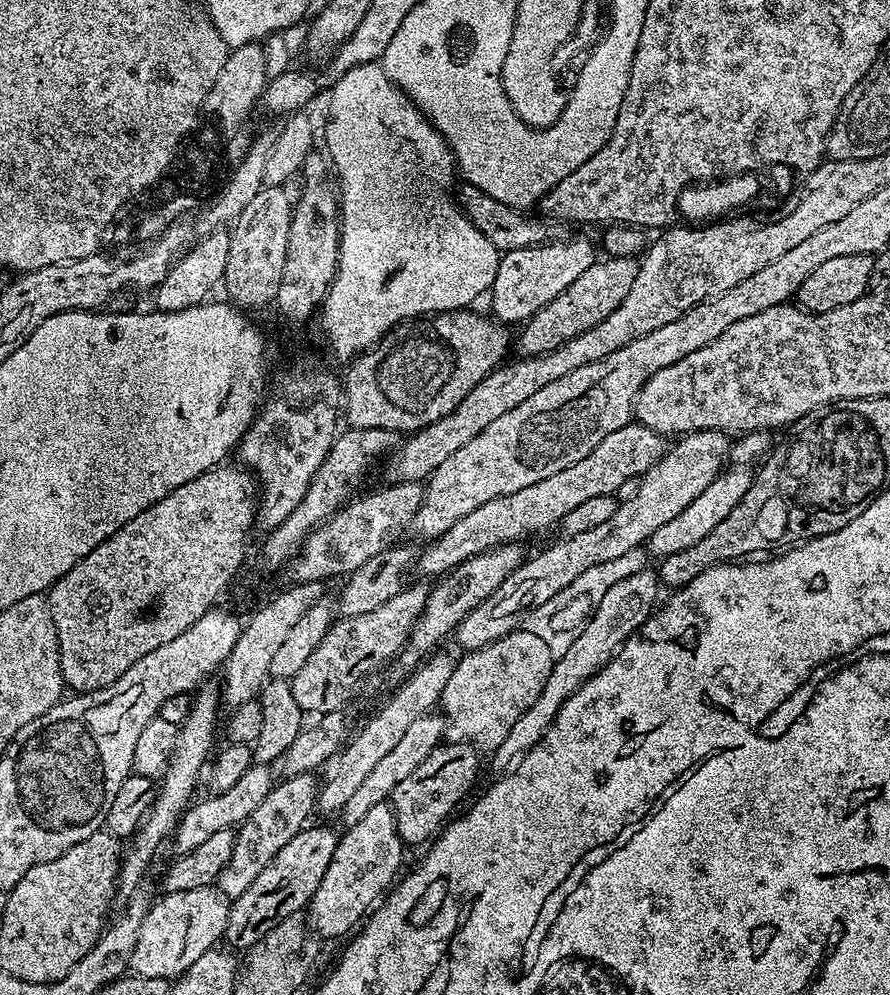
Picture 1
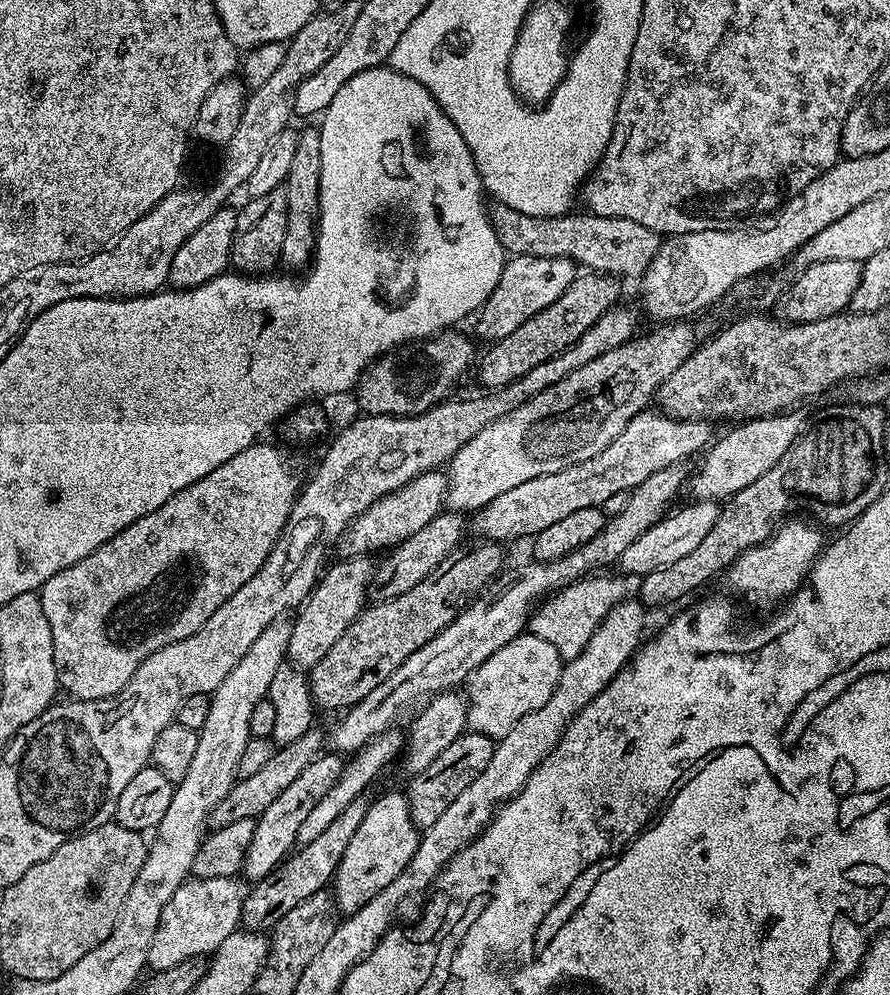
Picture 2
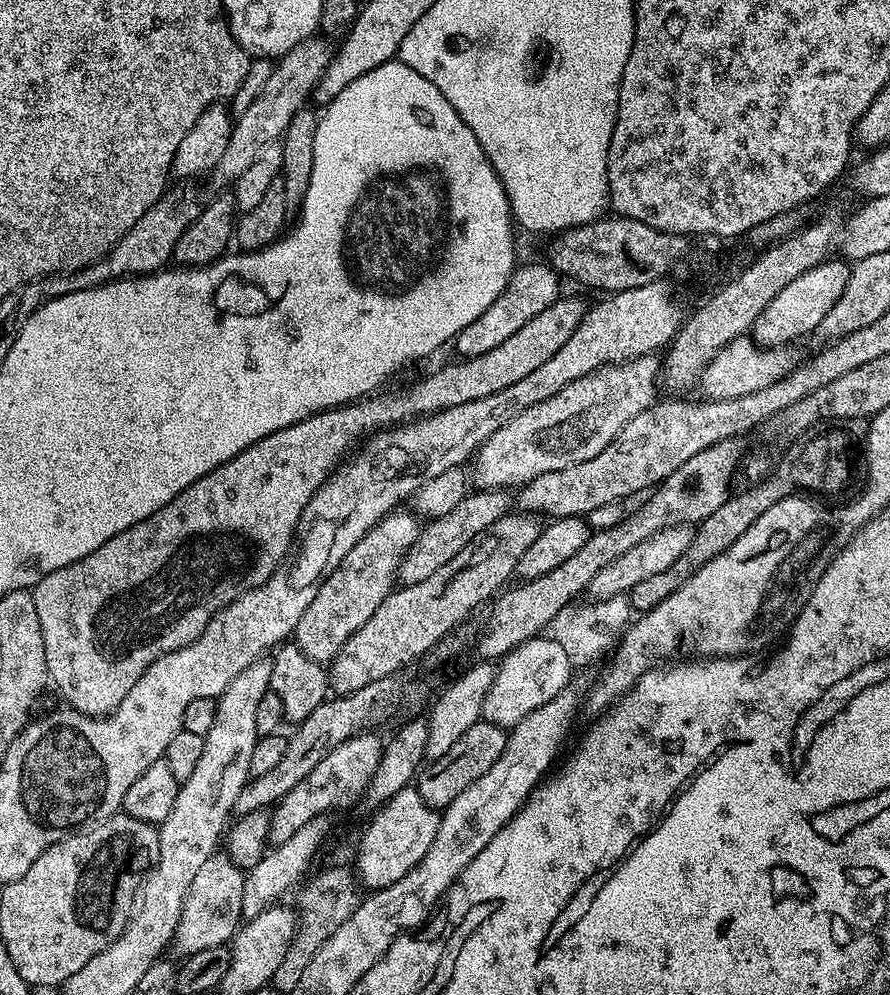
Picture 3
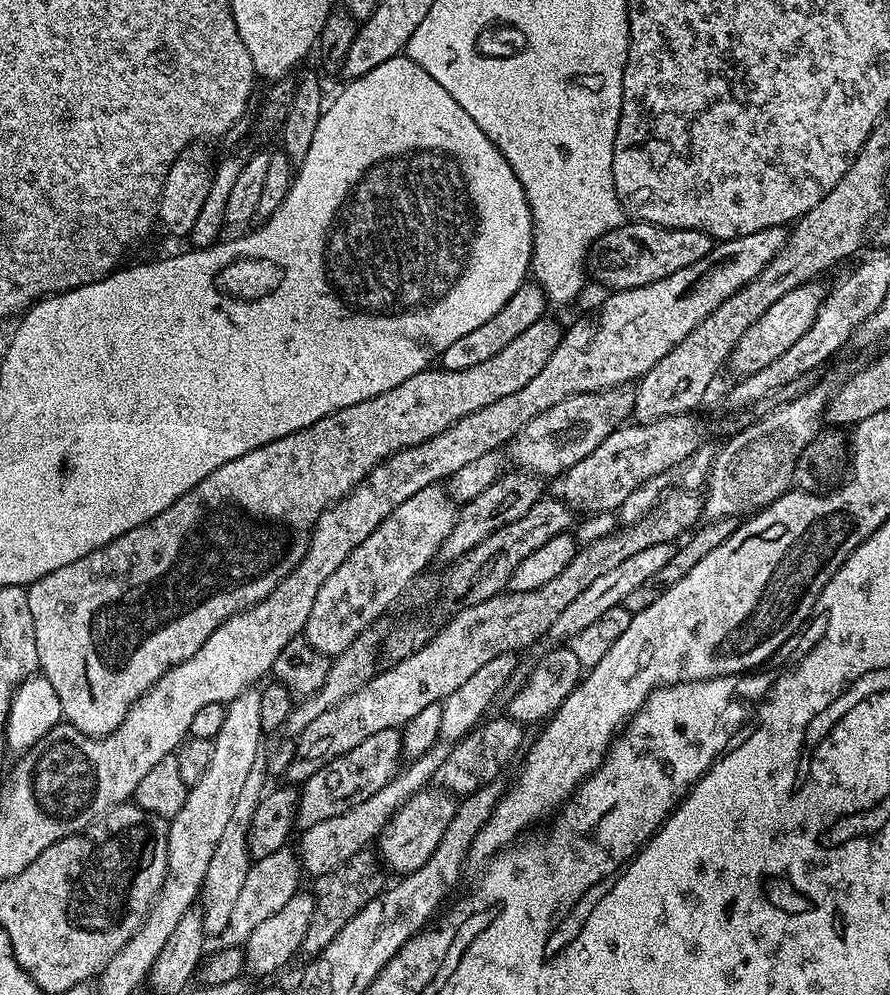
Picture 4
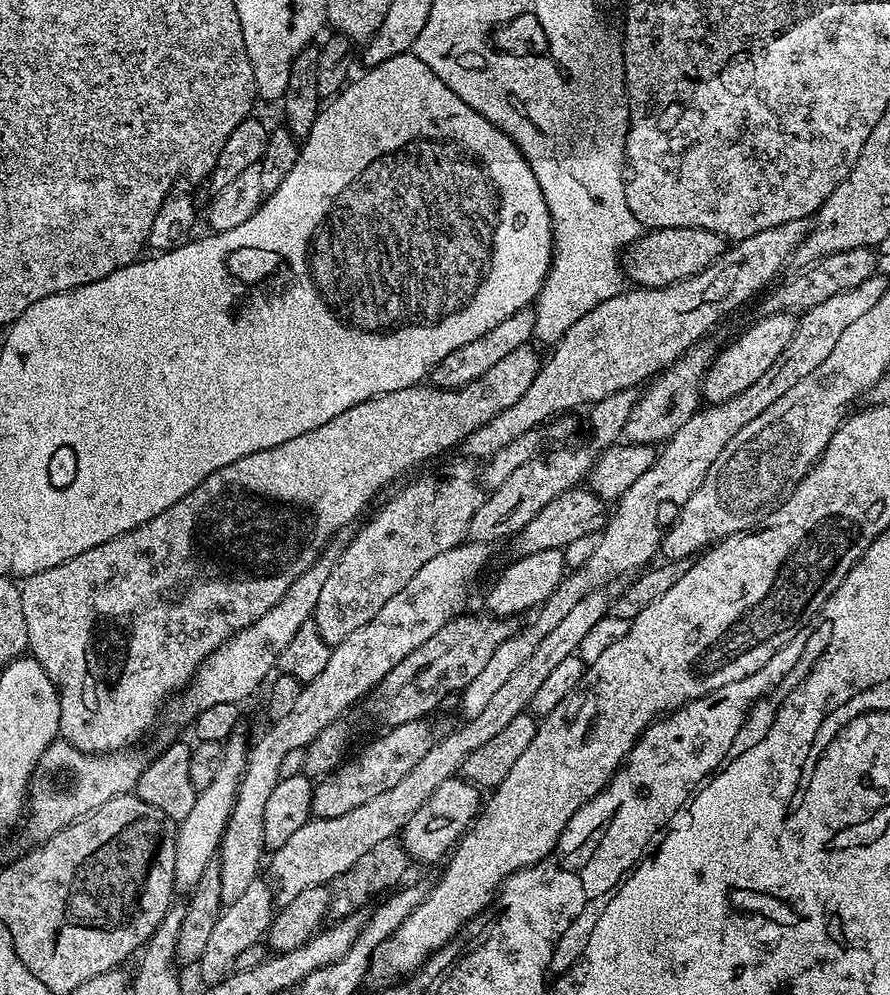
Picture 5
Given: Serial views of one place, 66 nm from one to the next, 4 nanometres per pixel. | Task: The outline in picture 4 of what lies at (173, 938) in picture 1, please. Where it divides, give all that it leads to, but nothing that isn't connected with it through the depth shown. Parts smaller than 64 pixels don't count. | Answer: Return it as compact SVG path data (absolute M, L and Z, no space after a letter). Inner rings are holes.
M263 759L256 760L234 802L234 814L230 814L230 822L226 822L226 830L222 833L218 846L214 846L214 854L210 857L210 866L206 866L206 878L202 889L205 933L220 934L226 926L226 922L230 921L233 907L237 905L238 894L241 893L242 885L245 884L250 865L248 854L250 822L254 818L254 810L258 810L258 802L264 797L265 791L269 787L268 776L270 777L270 772L265 761Z

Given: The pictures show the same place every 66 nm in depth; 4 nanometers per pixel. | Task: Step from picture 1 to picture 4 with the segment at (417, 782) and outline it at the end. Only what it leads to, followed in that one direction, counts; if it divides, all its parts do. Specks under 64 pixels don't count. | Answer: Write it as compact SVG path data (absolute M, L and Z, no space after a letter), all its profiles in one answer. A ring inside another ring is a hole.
M501 714L497 720L492 719L488 718L477 724L463 739L451 745L447 758L444 759L434 777L435 783L441 789L452 794L467 794L501 779L499 776L503 774L504 767L515 758L516 751L524 740L525 729L520 721L504 714Z

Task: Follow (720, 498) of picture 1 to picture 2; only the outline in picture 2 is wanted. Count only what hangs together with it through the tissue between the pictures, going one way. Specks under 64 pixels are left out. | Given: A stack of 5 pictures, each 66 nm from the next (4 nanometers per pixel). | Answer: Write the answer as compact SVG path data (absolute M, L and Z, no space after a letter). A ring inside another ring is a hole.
M707 498L699 502L692 502L689 508L684 508L681 512L669 511L666 516L656 525L646 530L644 534L623 551L618 561L618 568L621 573L634 573L642 577L662 568L674 566L678 558L686 558L710 534L710 526L720 516L721 505L717 501Z

